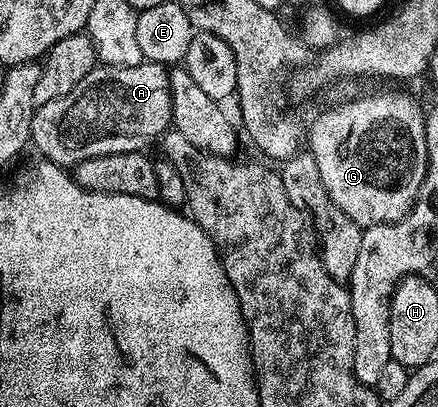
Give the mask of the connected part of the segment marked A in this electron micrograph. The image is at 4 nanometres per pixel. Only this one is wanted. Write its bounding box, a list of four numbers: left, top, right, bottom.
[30,60,172,167]

